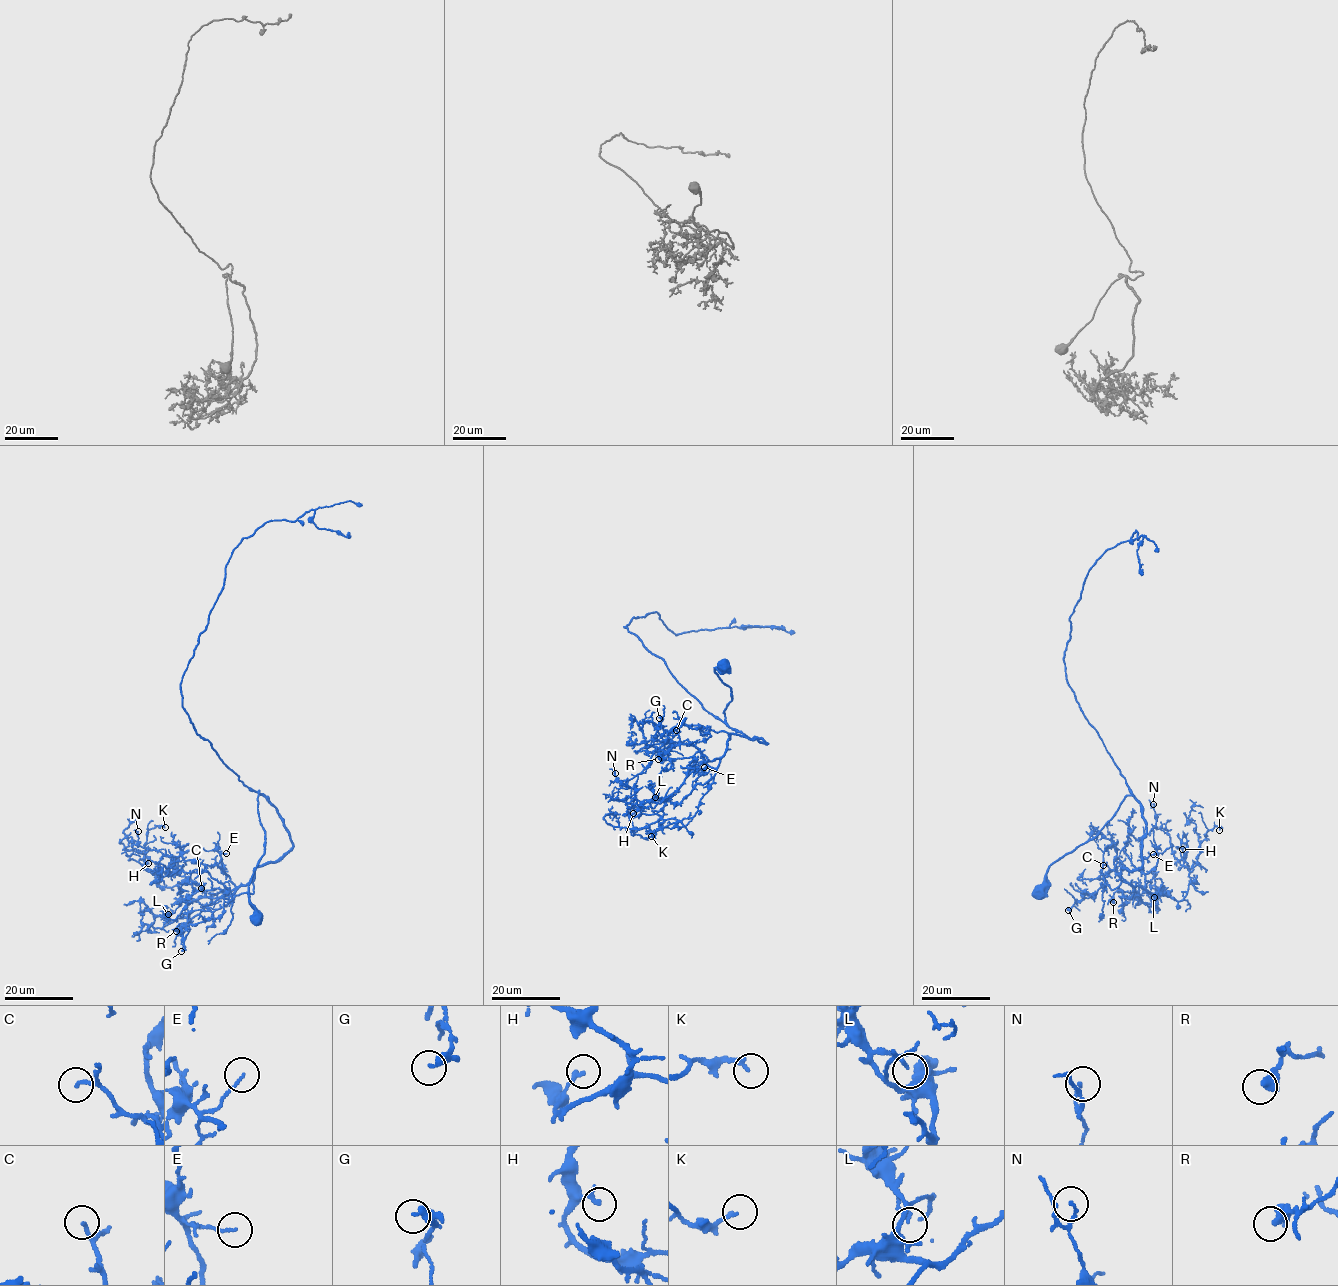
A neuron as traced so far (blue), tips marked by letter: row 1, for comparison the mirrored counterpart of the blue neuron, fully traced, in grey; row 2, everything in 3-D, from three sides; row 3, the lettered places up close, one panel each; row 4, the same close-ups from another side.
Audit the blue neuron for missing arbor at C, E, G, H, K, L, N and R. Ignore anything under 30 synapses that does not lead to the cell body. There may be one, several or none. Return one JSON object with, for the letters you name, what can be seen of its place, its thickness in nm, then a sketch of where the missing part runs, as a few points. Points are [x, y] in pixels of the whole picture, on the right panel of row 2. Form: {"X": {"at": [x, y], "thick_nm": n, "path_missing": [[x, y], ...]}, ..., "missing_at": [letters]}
{"C": {"at": [1103, 865], "thick_nm": 120, "path_missing": [[1103, 865], [1098, 859], [1085, 868], [1086, 877]]}, "missing_at": ["C"]}

